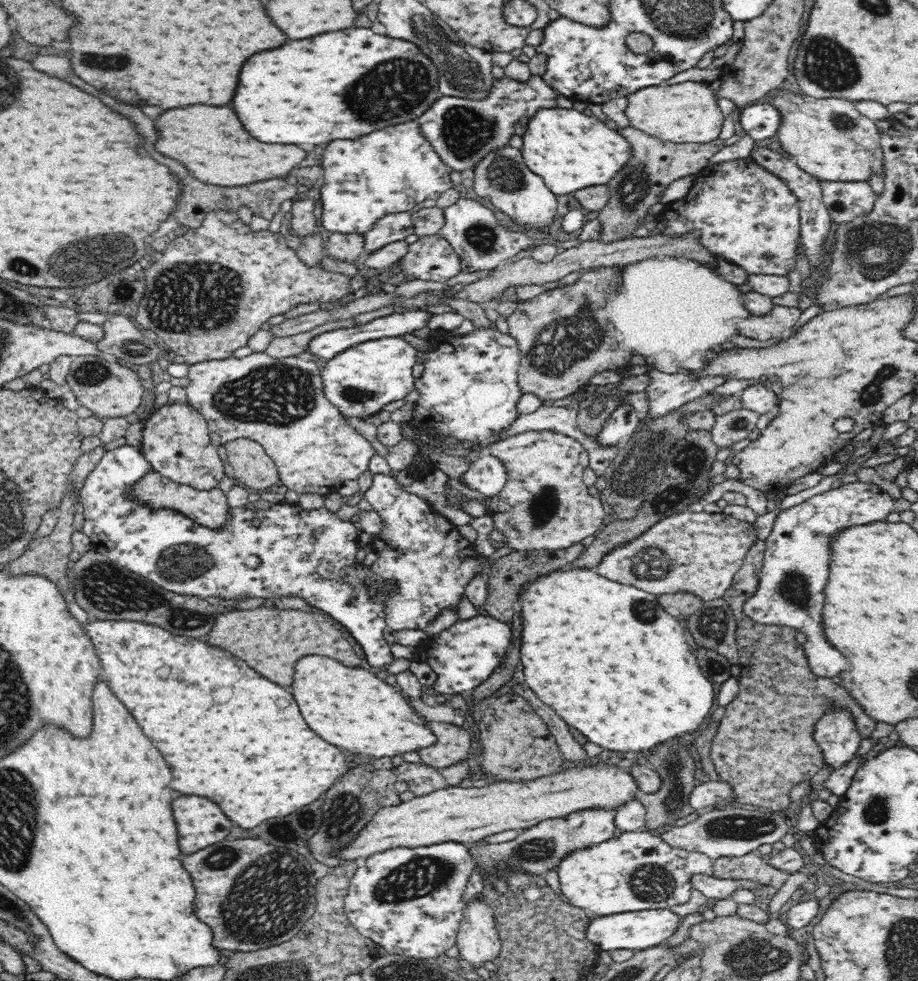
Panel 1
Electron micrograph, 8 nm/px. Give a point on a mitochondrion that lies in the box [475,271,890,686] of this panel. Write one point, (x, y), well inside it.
(567, 341)

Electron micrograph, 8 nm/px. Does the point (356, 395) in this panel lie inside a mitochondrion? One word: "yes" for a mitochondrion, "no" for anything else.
yes

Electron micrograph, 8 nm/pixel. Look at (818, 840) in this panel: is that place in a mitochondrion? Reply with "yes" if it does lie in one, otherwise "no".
no

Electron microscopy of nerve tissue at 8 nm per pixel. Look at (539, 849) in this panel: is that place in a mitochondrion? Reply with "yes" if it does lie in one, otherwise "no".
yes

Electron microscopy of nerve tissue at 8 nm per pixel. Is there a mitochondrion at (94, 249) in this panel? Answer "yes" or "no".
yes

